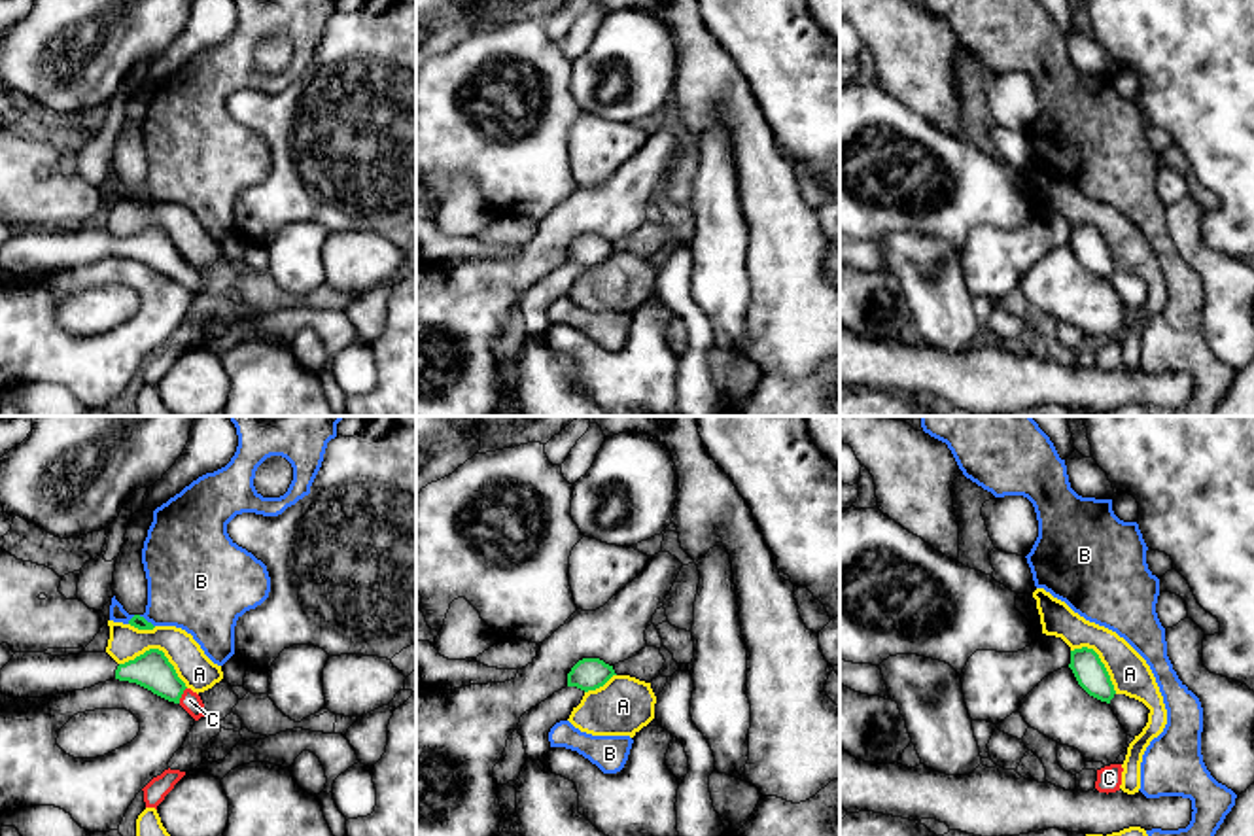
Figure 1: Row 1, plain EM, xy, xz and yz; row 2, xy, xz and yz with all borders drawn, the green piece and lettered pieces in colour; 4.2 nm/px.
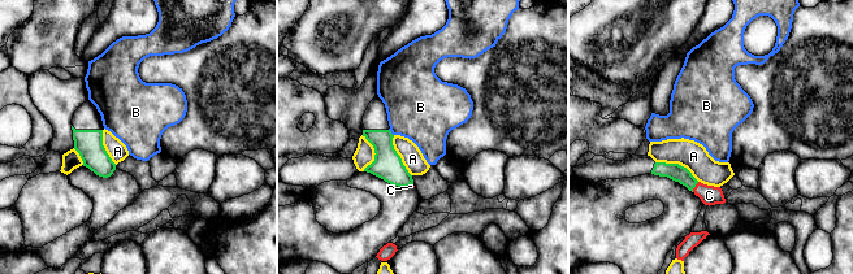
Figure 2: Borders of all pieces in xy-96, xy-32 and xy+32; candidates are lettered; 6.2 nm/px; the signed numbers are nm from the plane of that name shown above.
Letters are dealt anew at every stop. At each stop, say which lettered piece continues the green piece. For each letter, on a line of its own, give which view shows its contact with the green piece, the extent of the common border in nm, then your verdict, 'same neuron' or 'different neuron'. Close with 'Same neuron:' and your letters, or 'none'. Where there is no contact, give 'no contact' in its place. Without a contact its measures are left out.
A: xy | 320 nm | different neuron
B: xy | 90 nm | different neuron
C: xy | 80 nm | same neuron
Same neuron: C

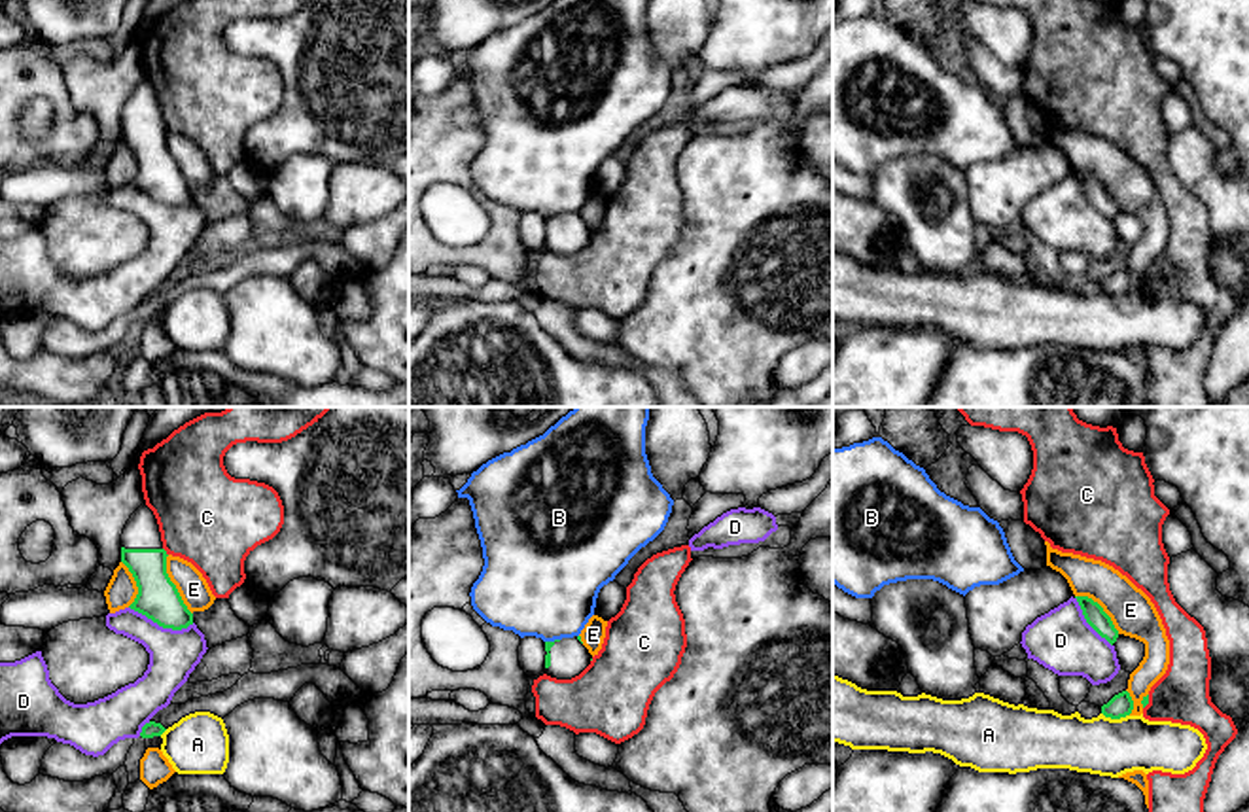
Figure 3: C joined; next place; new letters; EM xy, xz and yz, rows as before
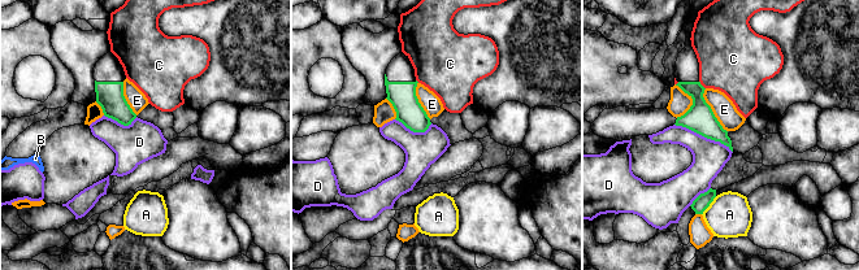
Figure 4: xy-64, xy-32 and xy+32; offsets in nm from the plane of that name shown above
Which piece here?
A: yz | 120 nm | different neuron
B: xz | 70 nm | different neuron
C: xy | 40 nm | different neuron
D: xy | 280 nm | different neuron
E: xy | 280 nm | different neuron
Same neuron: none

